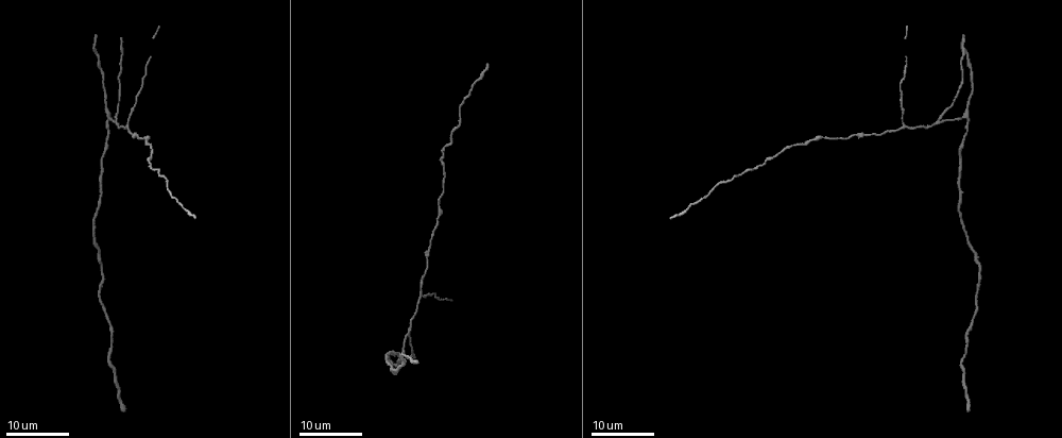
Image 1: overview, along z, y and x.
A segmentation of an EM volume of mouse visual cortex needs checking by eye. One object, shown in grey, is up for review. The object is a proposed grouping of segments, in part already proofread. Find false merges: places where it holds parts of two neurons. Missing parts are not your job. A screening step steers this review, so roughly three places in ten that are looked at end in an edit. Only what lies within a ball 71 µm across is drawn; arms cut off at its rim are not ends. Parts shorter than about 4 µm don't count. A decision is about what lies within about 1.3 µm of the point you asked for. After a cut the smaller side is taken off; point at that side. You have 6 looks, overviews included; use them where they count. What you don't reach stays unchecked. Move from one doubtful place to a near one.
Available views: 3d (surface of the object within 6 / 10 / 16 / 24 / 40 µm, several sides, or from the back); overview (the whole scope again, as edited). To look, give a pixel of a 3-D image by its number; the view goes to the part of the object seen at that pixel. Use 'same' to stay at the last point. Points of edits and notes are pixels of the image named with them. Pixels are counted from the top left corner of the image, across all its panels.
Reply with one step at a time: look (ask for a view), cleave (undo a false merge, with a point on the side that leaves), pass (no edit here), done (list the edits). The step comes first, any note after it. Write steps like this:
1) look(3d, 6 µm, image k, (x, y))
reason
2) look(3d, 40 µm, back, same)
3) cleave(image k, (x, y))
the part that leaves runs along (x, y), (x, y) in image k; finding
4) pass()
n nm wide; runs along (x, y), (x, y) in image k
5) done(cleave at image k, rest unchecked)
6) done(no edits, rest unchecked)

look(3d, 24 µm, image 1, (427, 261))
thick turns thin

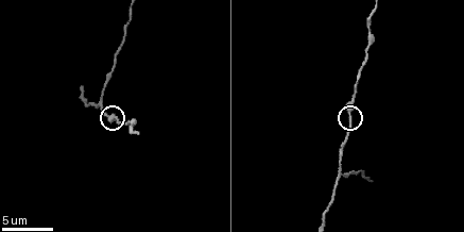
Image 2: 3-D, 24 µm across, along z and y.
look(3d, 6 µm, image 2, (351, 118))
closer look

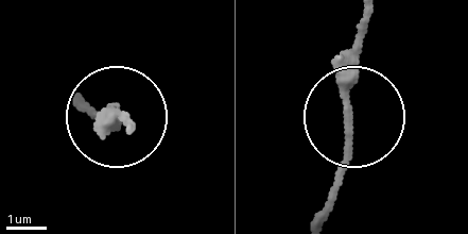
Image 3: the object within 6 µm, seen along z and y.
look(3d, 6 µm, back, image 3, (348, 119))

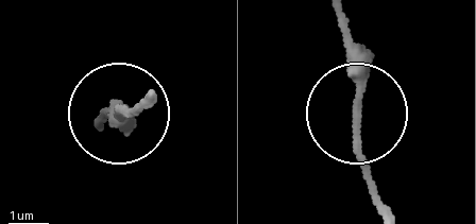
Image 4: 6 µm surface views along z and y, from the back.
pass()
runs along (388, 214), (361, 144), (361, 53), (344, 12) in image 4; all the same neuron

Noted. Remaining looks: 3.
look(3d, 10 µm, image 2, (81, 91))
side arm on a straight run

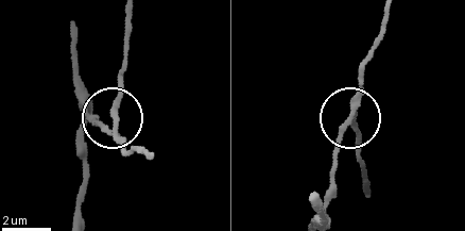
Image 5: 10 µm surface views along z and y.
look(3d, 6 µm, image 5, (115, 118))

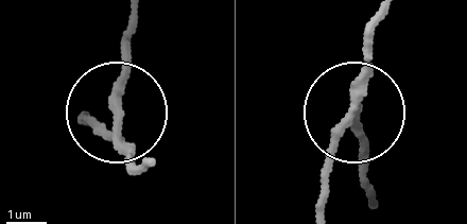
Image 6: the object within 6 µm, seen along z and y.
cleave(image 6, (119, 92))
230 nm wide; the part that leaves runs along (121, 133), (132, 14) in image 6; a second neuron is stuck on

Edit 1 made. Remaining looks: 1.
done(cleave at image 6, rest unchecked)

